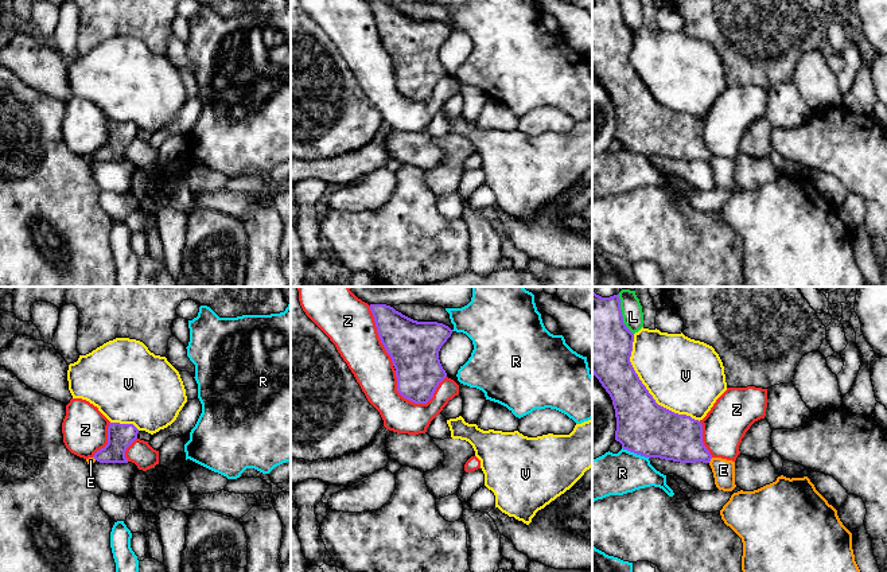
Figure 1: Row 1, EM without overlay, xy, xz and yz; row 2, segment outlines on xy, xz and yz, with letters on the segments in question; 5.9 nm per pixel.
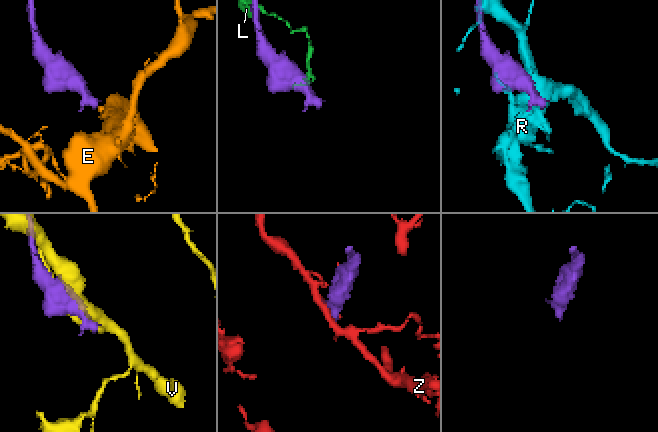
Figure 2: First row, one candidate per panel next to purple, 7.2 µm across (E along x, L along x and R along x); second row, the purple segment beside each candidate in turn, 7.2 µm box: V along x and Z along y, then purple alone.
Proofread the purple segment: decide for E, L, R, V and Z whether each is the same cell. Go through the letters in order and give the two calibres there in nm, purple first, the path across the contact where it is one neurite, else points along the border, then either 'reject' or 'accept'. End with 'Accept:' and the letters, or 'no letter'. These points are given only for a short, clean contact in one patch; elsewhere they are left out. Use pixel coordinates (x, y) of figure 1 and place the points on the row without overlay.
E: 280 nm thick on the purple side, 130 nm on the other; border along yz (712, 156), (708, 160); reject
L: 420 nm thick on the purple side, 130 nm on the other; reject
R: 320 nm thick on the purple side, 260 nm on the other; reject
V: 320 nm thick on the purple side, 440 nm on the other; reject
Z: 280 nm thick on the purple side, 200 nm on the other; reject
Accept: no letter

